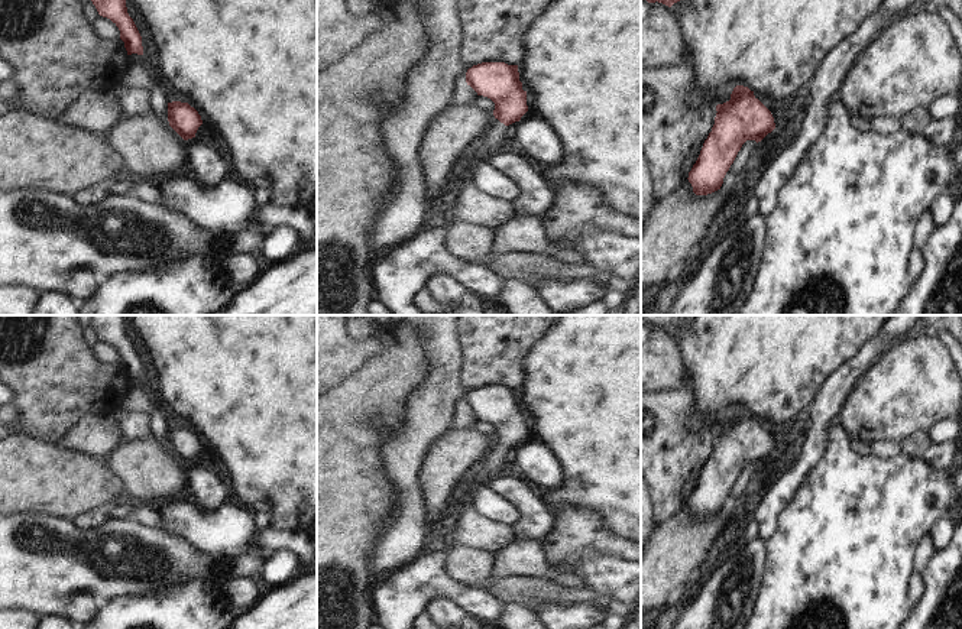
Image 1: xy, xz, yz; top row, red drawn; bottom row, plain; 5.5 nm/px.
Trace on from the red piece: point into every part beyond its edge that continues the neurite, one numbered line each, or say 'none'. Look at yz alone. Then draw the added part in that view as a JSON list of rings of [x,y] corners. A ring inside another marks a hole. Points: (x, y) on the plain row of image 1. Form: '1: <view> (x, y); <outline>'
1: yz (784, 457); [[[775,450],[774,455],[781,461],[783,468],[793,464],[790,451],[778,451]]]

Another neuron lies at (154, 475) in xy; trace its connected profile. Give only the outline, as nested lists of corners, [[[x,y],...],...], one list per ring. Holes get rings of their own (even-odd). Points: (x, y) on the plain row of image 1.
[[[152,434],[122,442],[104,457],[124,482],[127,500],[155,509],[187,492],[185,464]]]

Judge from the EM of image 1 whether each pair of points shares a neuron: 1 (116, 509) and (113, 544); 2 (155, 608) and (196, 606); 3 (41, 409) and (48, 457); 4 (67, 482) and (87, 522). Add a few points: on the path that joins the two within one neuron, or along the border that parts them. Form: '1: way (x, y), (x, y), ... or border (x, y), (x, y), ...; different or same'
1: border (109, 515), (132, 515), (148, 527); different
2: way (165, 608), (185, 608); same
3: border (15, 431), (23, 431), (36, 438), (60, 444); different
4: border (106, 505), (81, 511), (71, 519); different

